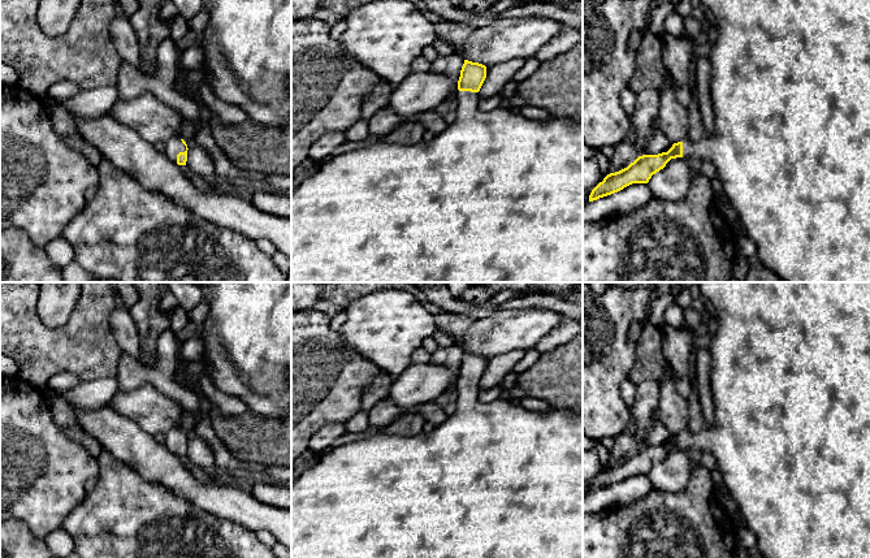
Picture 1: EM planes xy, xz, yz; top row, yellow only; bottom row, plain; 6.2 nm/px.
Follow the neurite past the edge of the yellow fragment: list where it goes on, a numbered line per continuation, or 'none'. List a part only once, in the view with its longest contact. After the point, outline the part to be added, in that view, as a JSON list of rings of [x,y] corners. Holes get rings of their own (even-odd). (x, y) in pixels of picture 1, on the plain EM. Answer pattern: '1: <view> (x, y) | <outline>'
1: xy (174, 437) | [[[173,429],[166,433],[165,446],[177,455],[177,446],[185,444],[186,437],[182,434],[181,429]]]

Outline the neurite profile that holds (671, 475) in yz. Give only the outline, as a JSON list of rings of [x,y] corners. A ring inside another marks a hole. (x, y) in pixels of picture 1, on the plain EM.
[[[683,449],[671,450],[663,460],[652,467],[648,473],[654,490],[680,493],[691,477],[691,460]]]

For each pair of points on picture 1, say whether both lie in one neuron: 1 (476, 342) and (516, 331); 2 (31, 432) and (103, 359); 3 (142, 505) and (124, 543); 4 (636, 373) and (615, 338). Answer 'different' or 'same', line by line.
1: same
2: different
3: same
4: different

